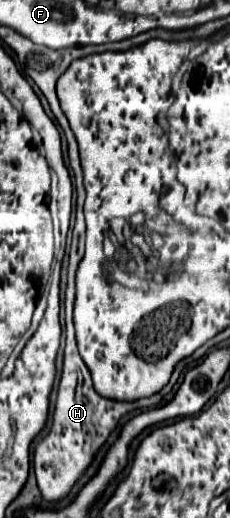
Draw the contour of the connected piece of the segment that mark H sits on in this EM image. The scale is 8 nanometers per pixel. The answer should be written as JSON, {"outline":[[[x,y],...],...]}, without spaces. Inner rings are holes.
{"outline":[[[67,316],[67,336],[65,336],[65,354],[63,354],[63,372],[59,380],[59,390],[57,390],[57,404],[53,410],[53,426],[47,436],[43,436],[35,444],[33,452],[33,470],[35,478],[39,484],[39,490],[47,502],[55,502],[65,498],[73,482],[79,478],[79,474],[87,468],[87,464],[93,460],[93,454],[99,450],[99,446],[107,440],[109,432],[117,426],[119,418],[125,416],[129,410],[135,408],[145,408],[145,406],[157,406],[165,394],[169,394],[179,378],[179,374],[185,368],[185,360],[177,364],[171,380],[167,386],[163,386],[157,394],[149,398],[139,398],[135,402],[119,402],[119,400],[109,400],[101,394],[95,392],[91,374],[81,360],[75,344],[75,334],[73,334],[73,324],[71,318]]]}

